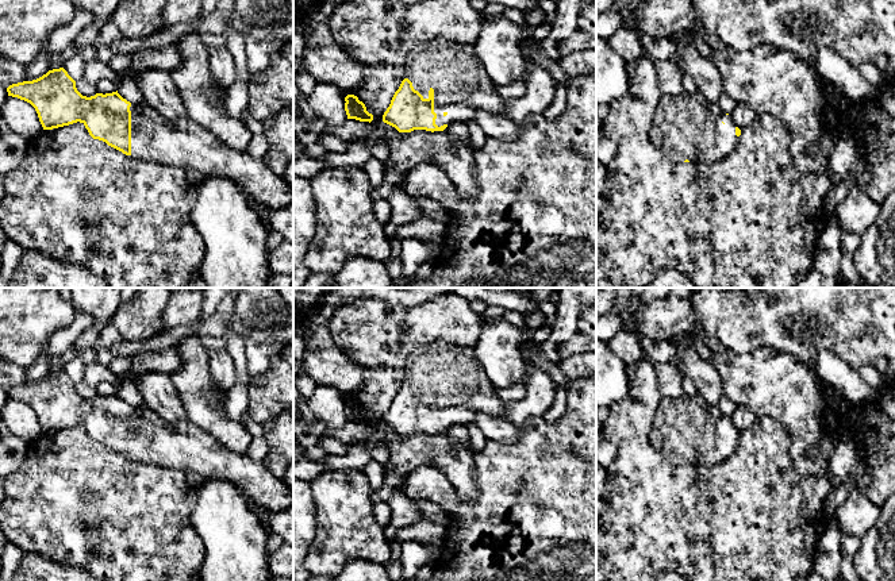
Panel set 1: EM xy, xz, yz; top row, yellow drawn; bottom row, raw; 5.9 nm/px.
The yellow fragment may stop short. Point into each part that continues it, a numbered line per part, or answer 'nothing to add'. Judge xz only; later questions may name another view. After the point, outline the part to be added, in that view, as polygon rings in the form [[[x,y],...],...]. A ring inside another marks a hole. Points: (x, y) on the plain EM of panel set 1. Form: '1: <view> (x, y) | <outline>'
1: xz (461, 388) | [[[442,339],[418,346],[406,359],[406,378],[423,401],[434,392],[438,430],[466,426],[477,413],[503,418],[506,401],[495,392],[473,347]]]

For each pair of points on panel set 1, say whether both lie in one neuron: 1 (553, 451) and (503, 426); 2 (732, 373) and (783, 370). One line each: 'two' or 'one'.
1: two
2: one

